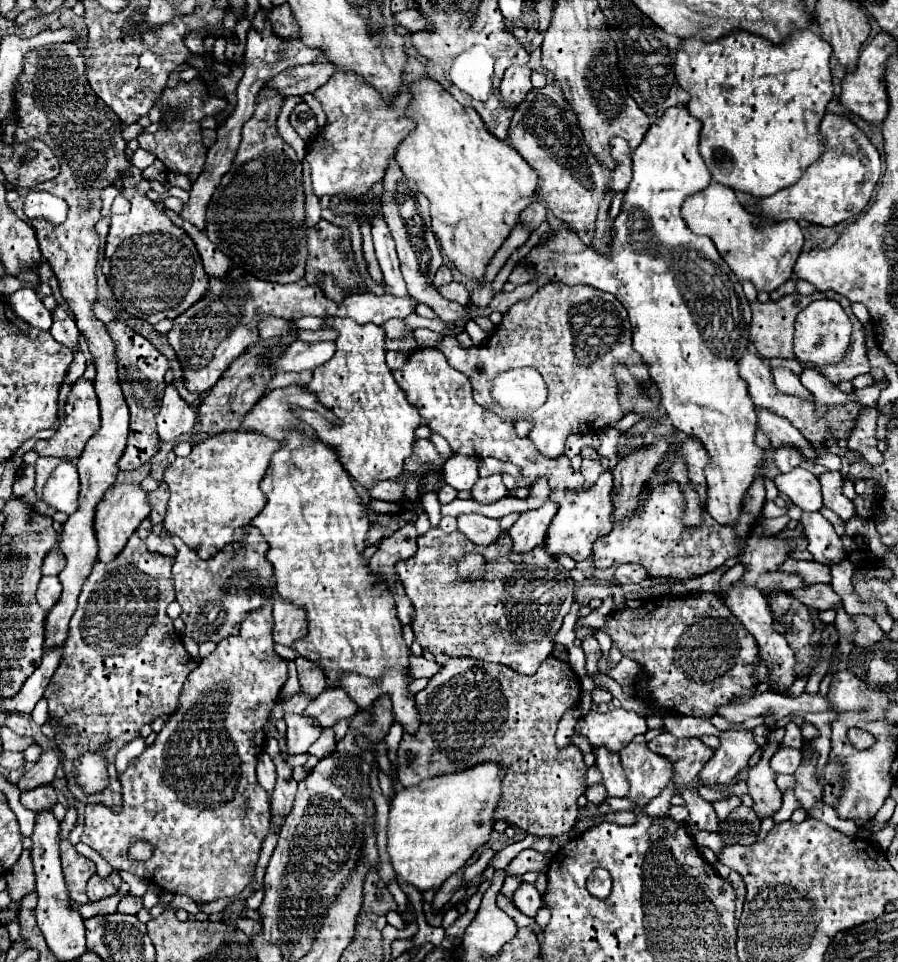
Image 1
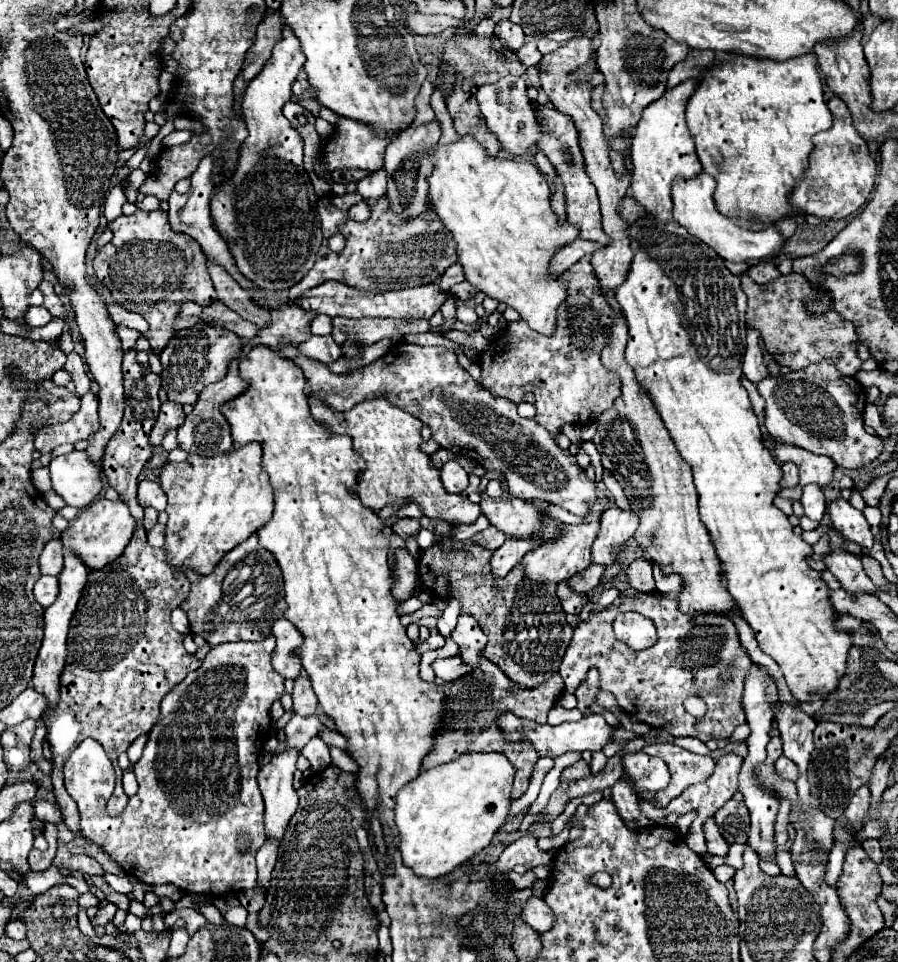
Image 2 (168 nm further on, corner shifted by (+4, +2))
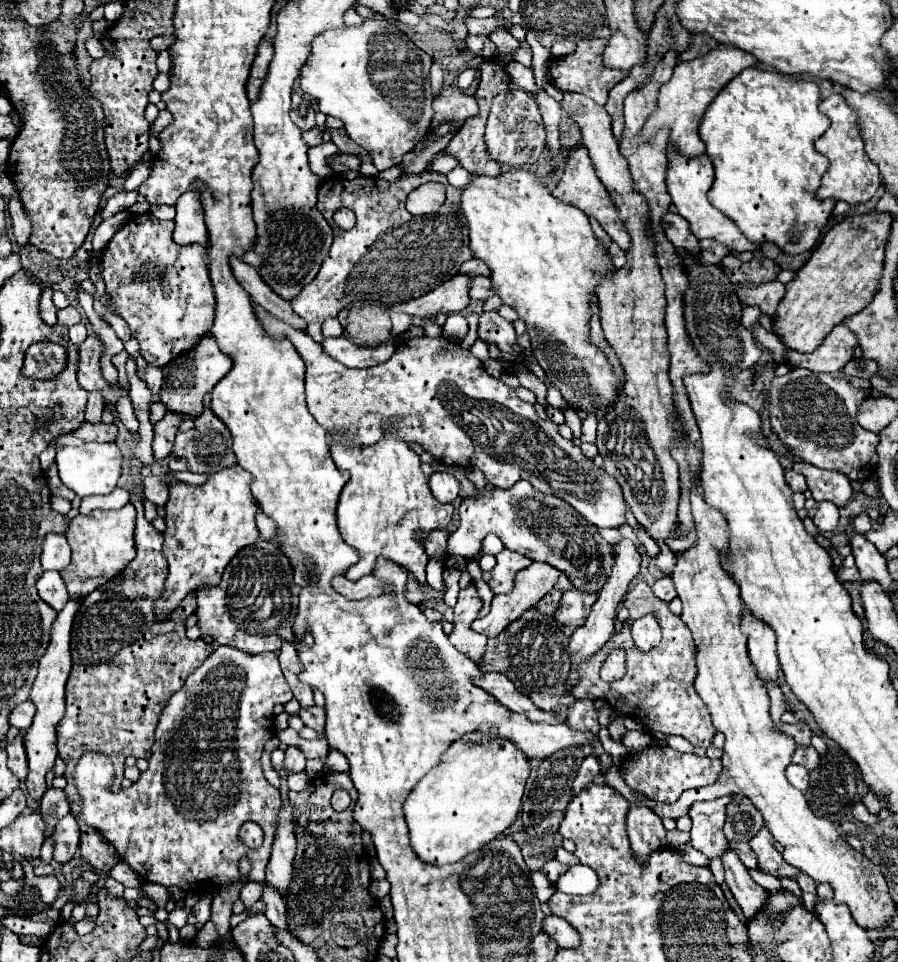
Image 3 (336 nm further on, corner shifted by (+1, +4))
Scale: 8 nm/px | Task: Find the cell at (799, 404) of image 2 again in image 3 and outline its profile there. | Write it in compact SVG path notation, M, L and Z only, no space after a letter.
M791 369L785 377L775 377L767 391L771 431L789 449L791 455L821 469L837 469L851 481L865 481L877 469L879 435L857 423L859 405L869 397L871 385L865 379L851 377L843 371L813 373Z

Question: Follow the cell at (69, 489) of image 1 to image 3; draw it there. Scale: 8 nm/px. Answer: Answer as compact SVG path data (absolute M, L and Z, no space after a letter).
M85 443L81 447L61 447L57 451L55 463L57 463L63 485L75 491L79 499L85 499L89 495L111 493L117 487L121 465L123 465L123 455L115 443Z

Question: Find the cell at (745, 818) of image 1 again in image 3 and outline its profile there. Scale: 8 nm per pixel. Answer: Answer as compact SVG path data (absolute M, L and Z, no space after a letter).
M733 799L727 805L725 837L727 841L751 841L765 825L763 815L749 799Z

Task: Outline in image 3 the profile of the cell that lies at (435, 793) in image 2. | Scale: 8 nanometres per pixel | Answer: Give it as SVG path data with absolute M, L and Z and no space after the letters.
M485 725L483 729L465 735L463 741L477 741L479 745L467 747L463 741L455 743L447 751L447 759L435 765L407 795L403 803L403 811L405 811L409 835L411 835L411 847L423 863L447 865L447 863L461 861L465 855L485 847L489 841L497 839L499 835L505 833L507 827L513 825L519 813L523 789L525 789L531 767L529 767L529 759L523 753L519 753L519 749L509 739L493 737L493 733L495 729L491 731Z

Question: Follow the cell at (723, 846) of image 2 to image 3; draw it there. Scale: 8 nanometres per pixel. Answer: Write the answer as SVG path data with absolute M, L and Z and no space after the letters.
M727 849L723 855L723 867L725 867L725 883L731 889L733 897L737 899L739 907L743 909L745 917L751 919L765 903L767 891L759 887L747 873L747 867L739 861L737 853L733 849Z

